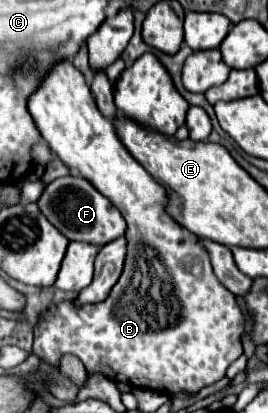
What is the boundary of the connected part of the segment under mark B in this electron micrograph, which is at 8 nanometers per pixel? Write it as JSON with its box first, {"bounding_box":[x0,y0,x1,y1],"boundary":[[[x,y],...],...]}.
{"bounding_box":[29,61,245,395],"boundary":[[[71,61],[57,63],[57,67],[49,71],[45,83],[41,83],[41,89],[29,97],[29,113],[51,151],[69,169],[77,169],[79,175],[85,177],[99,193],[103,193],[127,221],[125,267],[109,297],[101,303],[83,307],[75,307],[69,301],[51,307],[35,329],[35,355],[47,361],[51,367],[57,367],[61,355],[73,353],[91,373],[103,373],[107,379],[115,379],[115,383],[123,381],[131,387],[151,389],[165,395],[175,395],[181,391],[193,395],[199,389],[223,379],[227,367],[239,355],[243,355],[241,337],[245,331],[245,315],[235,303],[235,295],[215,279],[209,253],[201,245],[199,237],[179,225],[165,211],[169,203],[165,187],[153,181],[153,177],[147,175],[145,169],[125,149],[115,133],[113,123],[105,119],[101,111],[97,111],[85,77],[73,67]]]}

